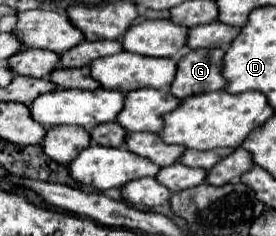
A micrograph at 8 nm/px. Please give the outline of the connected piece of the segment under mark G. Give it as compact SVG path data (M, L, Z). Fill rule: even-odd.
M224 48L190 50L178 62L178 72L170 92L184 100L194 94L222 90L226 86L226 80L222 78L222 58Z

